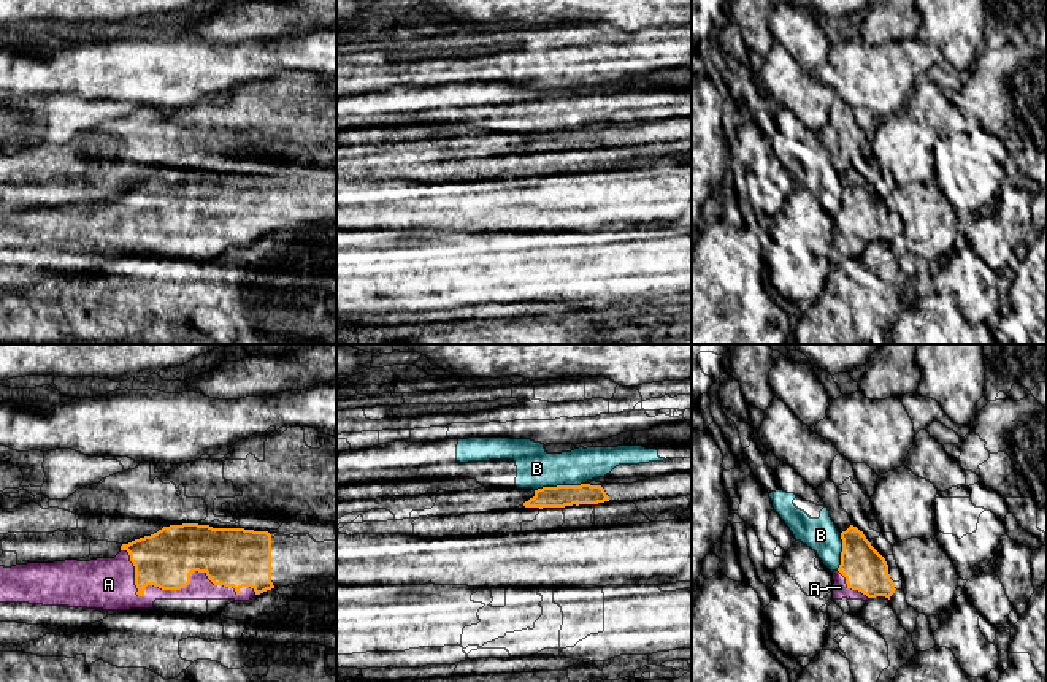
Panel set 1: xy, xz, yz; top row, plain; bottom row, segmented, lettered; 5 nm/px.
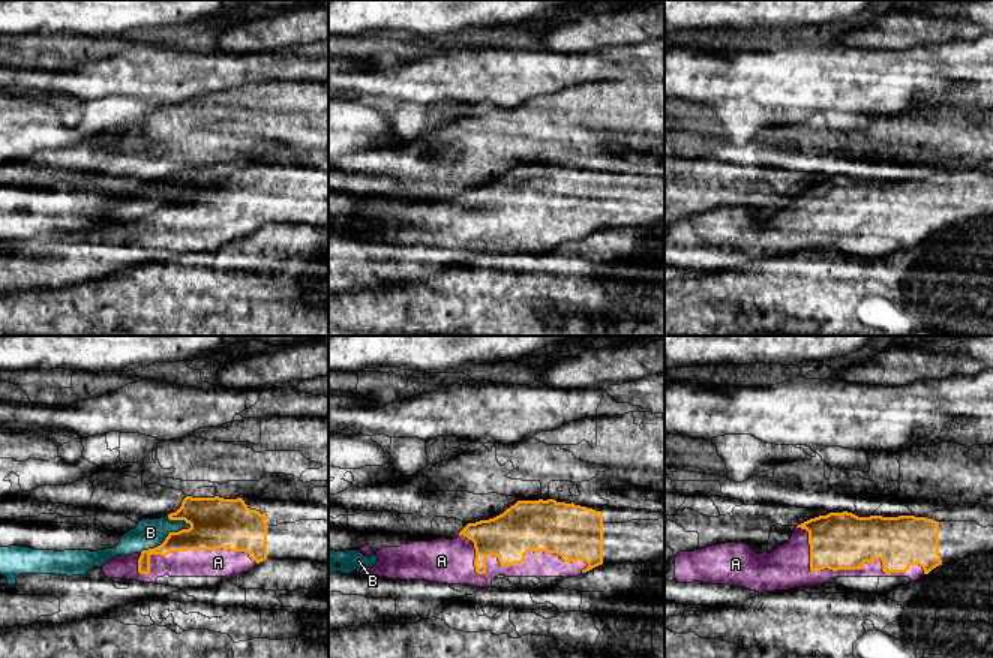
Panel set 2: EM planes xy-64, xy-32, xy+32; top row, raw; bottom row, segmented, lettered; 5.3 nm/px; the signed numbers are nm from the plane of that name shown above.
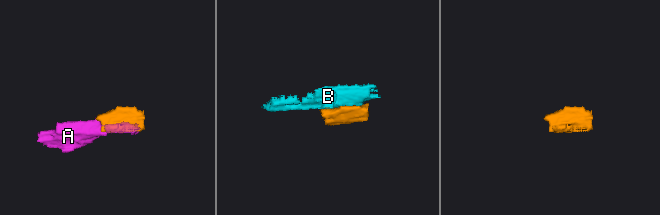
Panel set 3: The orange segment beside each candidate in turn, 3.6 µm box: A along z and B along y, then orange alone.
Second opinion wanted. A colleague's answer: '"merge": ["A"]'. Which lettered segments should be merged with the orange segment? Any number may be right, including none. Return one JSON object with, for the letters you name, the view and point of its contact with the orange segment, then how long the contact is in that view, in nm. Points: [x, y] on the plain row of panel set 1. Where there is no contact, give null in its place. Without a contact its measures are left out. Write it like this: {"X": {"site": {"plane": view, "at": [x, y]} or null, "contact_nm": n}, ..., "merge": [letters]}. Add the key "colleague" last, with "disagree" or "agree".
{"A": {"site": {"plane": "xy", "at": [175, 233]}, "contact_nm": 700}, "merge": ["A"], "colleague": "agree"}

